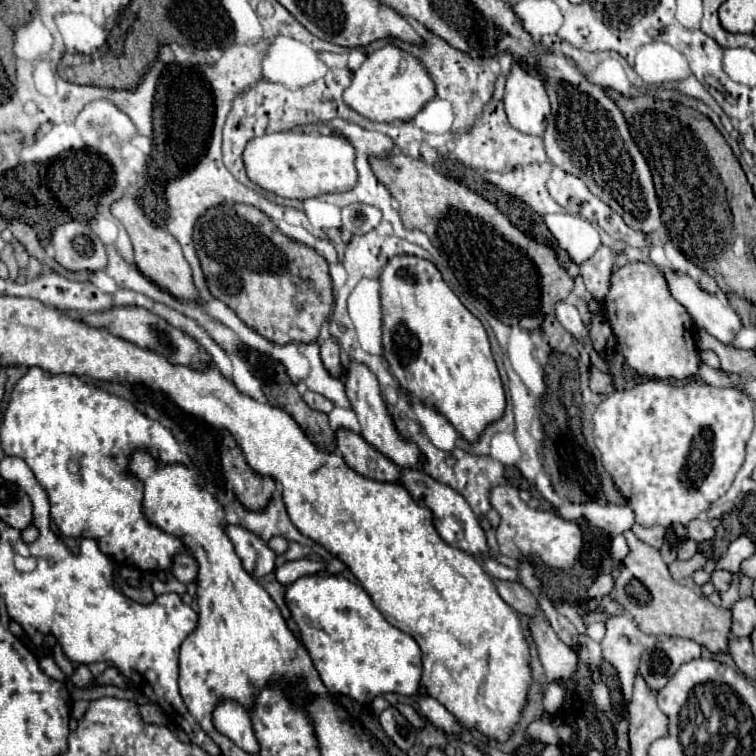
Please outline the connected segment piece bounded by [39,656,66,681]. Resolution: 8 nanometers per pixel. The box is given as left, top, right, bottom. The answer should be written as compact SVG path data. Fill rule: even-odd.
M51 656L44 657L39 663L40 668L51 678L58 681L65 681L66 678L61 669L55 664Z

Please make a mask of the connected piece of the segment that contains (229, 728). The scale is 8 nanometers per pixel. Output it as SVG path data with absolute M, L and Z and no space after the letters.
M224 700L222 704L218 704L218 708L214 710L214 724L224 736L228 736L244 752L258 754L260 746L250 716L240 704L234 704L232 700Z

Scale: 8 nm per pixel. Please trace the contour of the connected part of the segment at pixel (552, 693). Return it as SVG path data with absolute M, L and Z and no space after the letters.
M554 680L554 682L548 686L548 692L546 692L546 696L544 696L544 708L546 708L546 712L556 714L556 710L560 708L562 702L564 702L564 688L560 686L558 680Z

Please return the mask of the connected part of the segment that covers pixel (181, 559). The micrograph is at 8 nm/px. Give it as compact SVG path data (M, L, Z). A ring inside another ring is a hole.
M182 552L182 556L176 556L176 558L174 558L172 574L174 574L180 582L184 582L184 584L196 582L196 578L198 578L198 562L194 560L194 556Z

